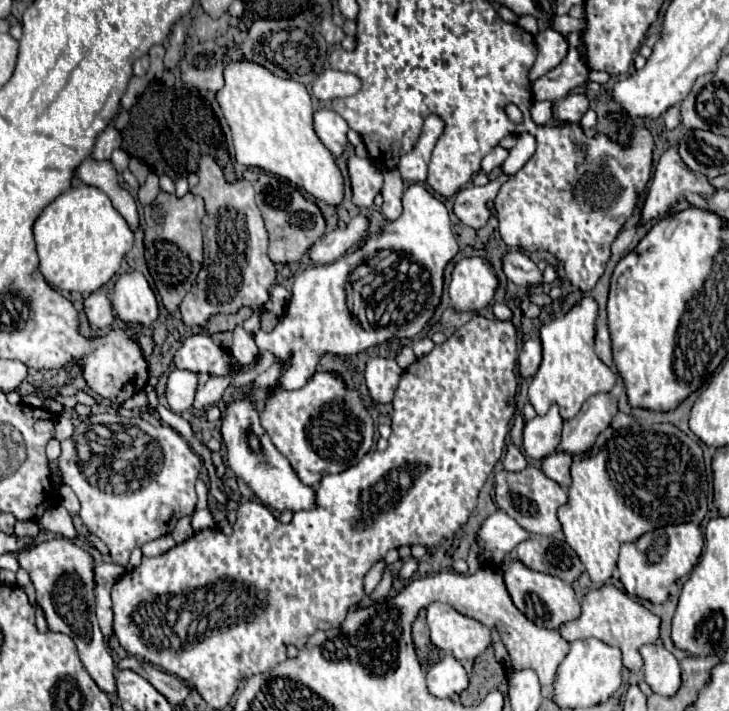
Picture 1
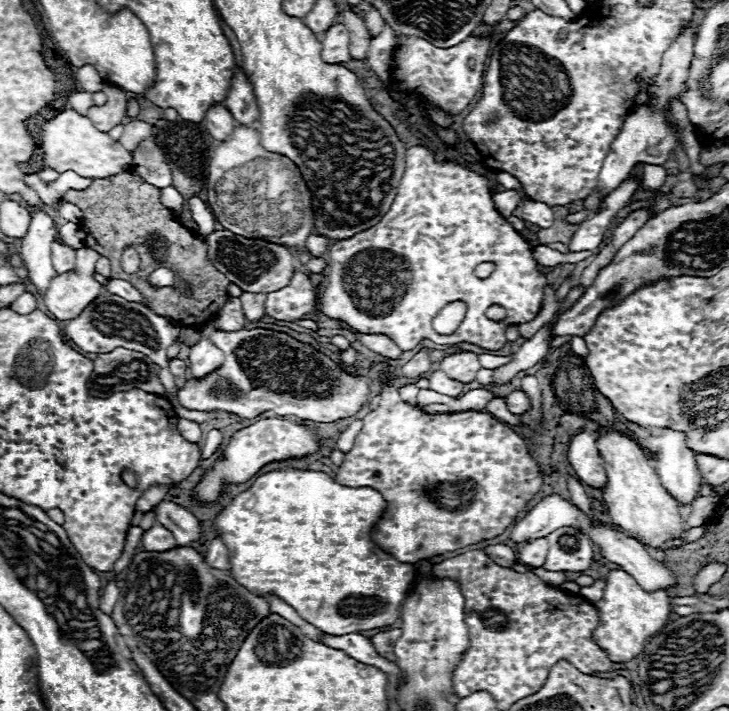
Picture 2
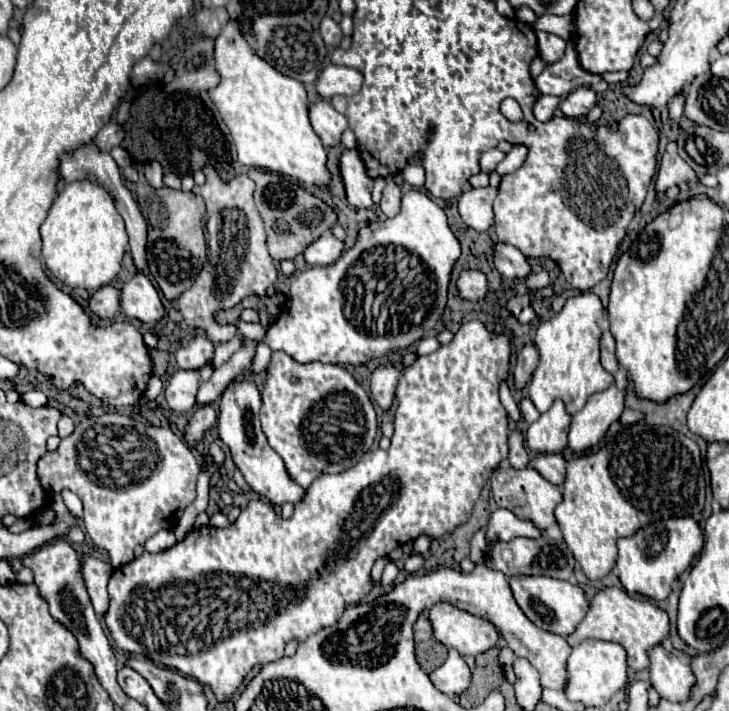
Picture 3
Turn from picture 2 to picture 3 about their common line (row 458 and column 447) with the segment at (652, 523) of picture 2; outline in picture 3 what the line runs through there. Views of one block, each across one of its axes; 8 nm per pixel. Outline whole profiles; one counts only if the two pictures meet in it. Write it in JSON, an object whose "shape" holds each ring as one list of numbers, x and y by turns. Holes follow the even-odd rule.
{"shape":[[438,602,430,608,434,638,446,648,458,650,460,656,478,656,496,646,498,630,488,620,458,610,452,604]]}

